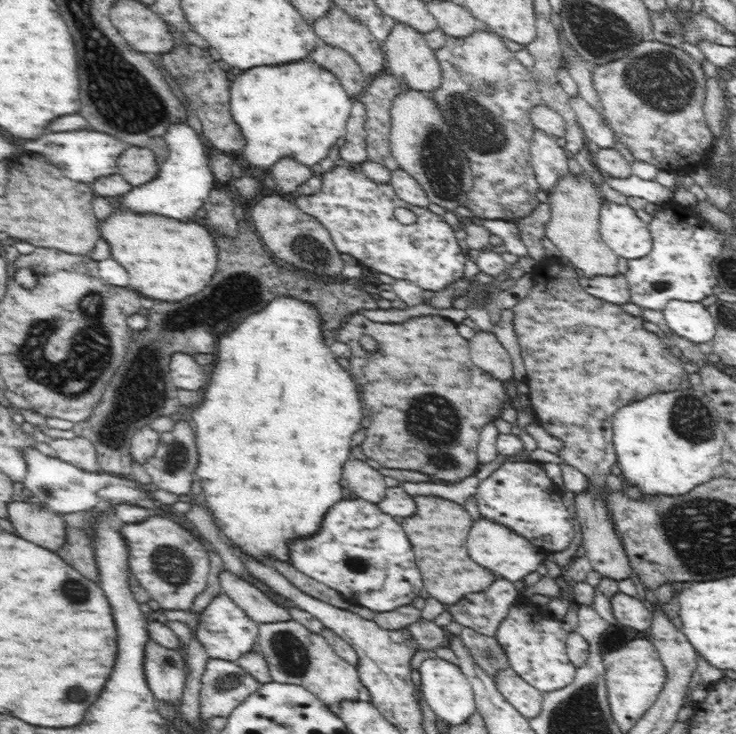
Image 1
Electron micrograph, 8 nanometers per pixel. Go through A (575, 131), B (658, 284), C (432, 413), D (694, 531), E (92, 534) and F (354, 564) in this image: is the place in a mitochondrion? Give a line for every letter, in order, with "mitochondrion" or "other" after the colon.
A: other
B: mitochondrion
C: mitochondrion
D: mitochondrion
E: other
F: mitochondrion

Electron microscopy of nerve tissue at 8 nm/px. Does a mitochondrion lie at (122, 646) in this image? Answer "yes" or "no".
no

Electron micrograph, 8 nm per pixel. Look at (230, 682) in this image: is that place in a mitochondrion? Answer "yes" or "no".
yes

